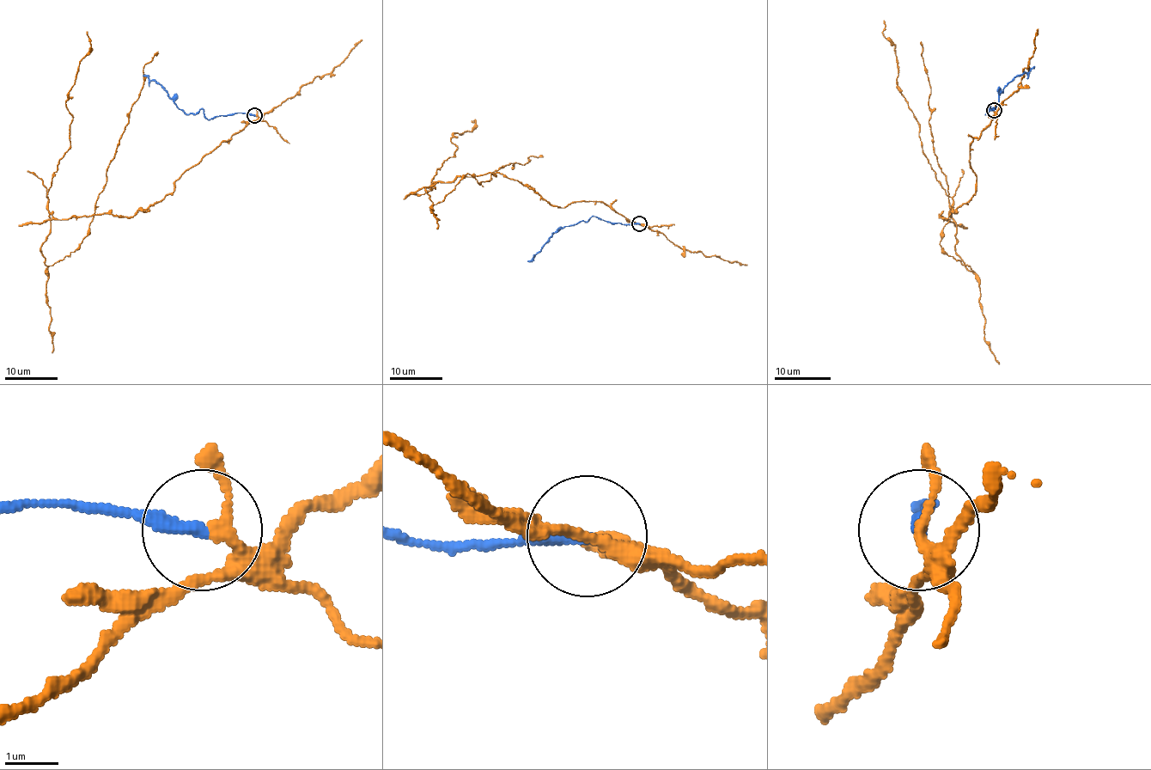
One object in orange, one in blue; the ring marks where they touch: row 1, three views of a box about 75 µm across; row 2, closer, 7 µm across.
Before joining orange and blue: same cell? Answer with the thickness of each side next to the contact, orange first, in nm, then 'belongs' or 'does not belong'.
170/280 nm | does not belong

